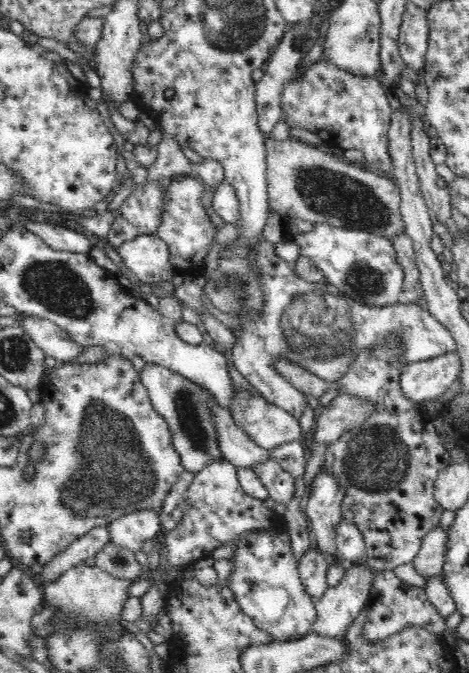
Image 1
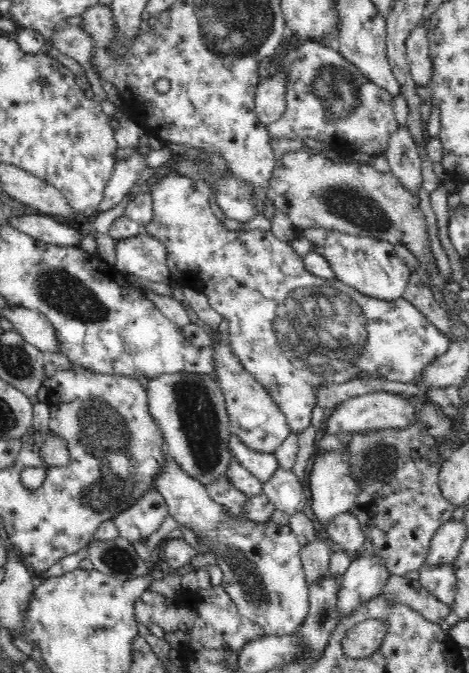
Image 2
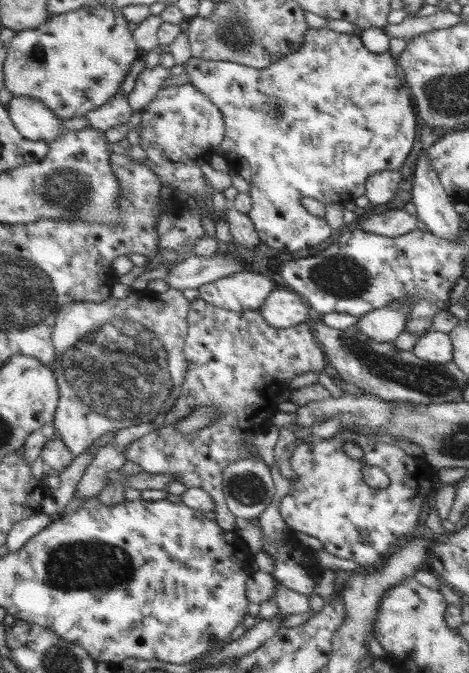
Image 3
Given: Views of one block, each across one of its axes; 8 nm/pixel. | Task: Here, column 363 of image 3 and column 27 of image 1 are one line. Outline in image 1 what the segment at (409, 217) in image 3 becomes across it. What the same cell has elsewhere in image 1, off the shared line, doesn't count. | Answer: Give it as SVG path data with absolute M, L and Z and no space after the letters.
M30 220L26 222L26 228L30 232L36 232L46 244L50 244L54 250L64 250L64 252L74 252L74 254L90 254L90 240L82 232L68 230L64 226L54 226L48 222L36 222Z

